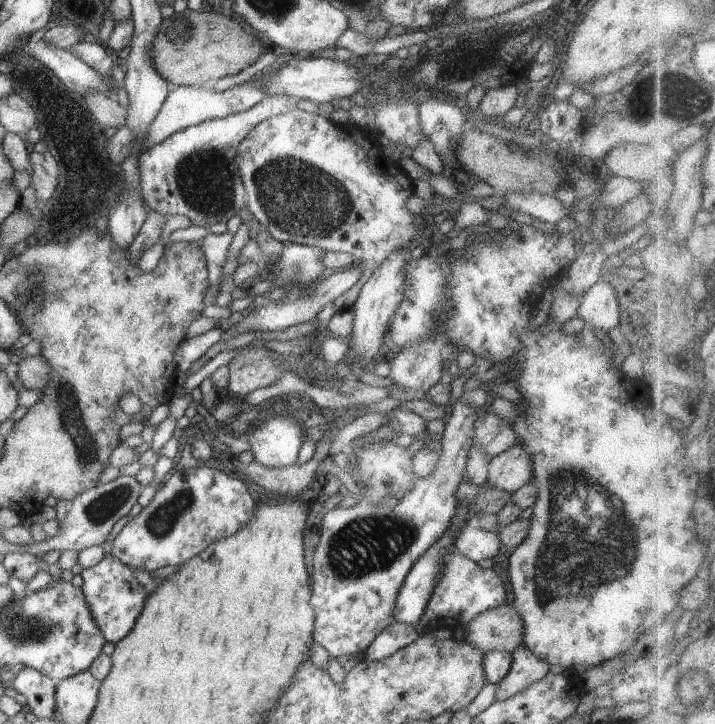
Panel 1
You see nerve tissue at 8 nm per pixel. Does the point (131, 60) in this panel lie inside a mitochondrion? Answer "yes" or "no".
no

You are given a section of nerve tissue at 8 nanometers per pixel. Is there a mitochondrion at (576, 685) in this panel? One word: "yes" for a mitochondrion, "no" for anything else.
no

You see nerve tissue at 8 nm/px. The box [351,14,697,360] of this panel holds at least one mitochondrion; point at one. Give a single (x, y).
(467, 61)

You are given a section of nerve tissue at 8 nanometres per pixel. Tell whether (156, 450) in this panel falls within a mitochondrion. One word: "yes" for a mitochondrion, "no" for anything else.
no

